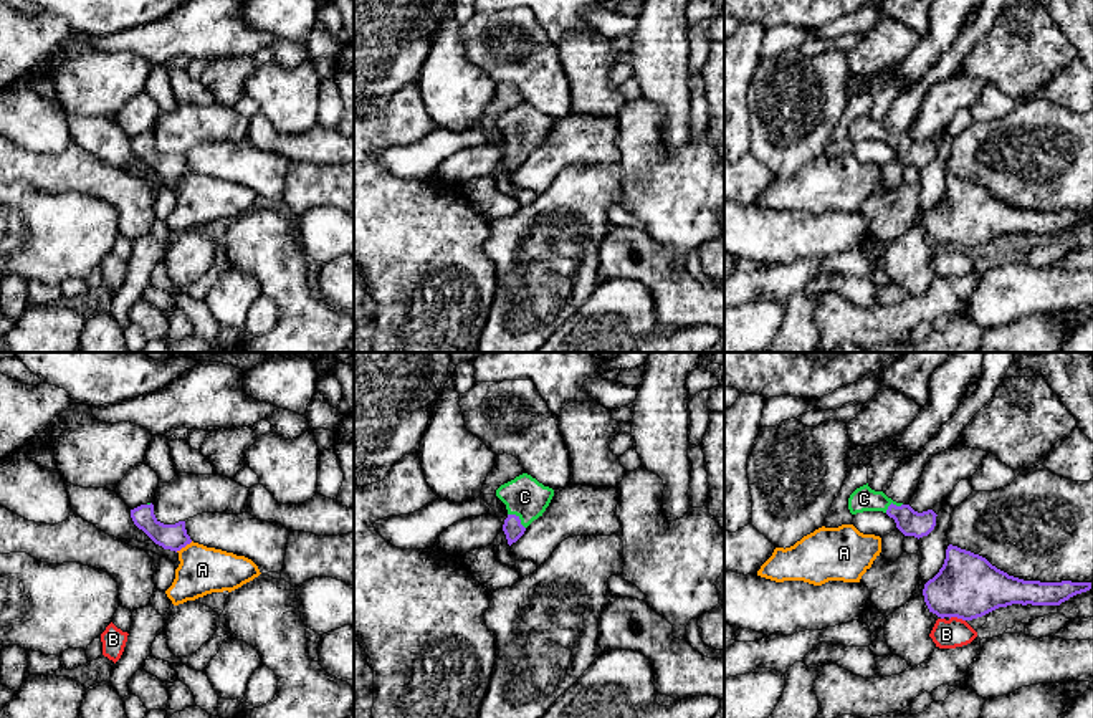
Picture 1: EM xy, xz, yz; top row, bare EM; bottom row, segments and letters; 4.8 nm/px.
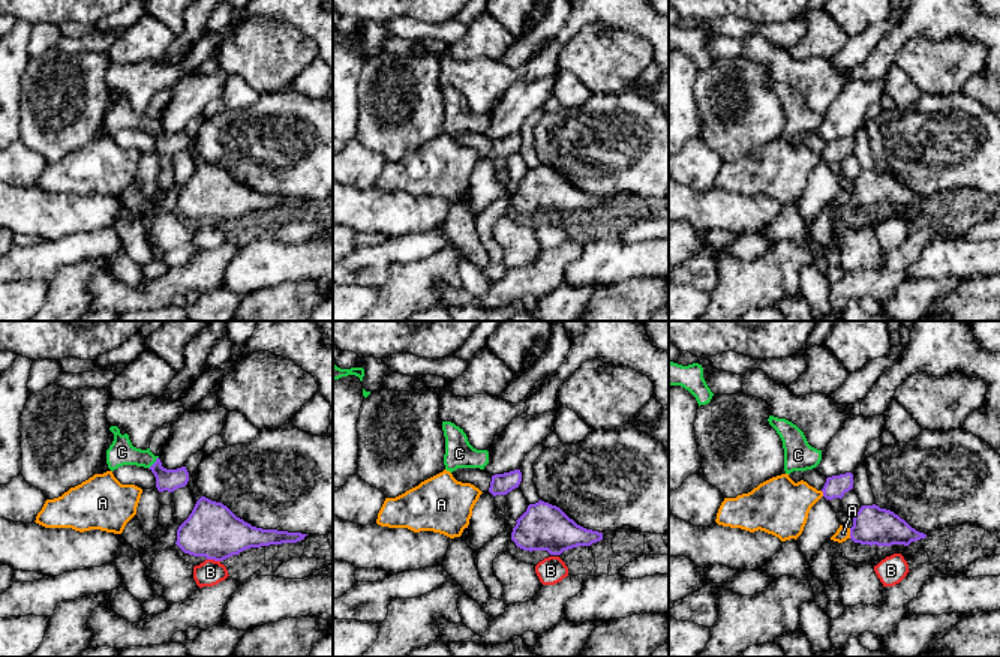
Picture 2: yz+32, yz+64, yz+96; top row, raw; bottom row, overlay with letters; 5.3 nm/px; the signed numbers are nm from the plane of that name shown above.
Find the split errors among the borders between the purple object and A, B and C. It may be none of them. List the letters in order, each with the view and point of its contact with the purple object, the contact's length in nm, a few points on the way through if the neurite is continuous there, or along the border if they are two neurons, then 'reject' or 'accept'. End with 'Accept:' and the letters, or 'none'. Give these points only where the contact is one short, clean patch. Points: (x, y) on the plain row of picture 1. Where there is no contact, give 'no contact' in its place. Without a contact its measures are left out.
A: meets purple in xy at (184, 176); contact 100 nm long; border along xy (192, 171), (176, 181); reject
B: meets purple in yz at (958, 247); contact 80 nm long; border along yz (949, 247), (964, 250); reject
C: meets purple in xz at (518, 148); contact 120 nm long; runs through xz (513, 157), (518, 148), (525, 126); accept
Accept: C

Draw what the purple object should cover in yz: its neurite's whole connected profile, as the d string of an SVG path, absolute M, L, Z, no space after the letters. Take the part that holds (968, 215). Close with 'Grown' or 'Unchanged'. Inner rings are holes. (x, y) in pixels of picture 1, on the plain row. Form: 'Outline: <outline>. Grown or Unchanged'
Outline: M949 174L939 202L924 213L929 242L972 250L1012 233L1060 235L1091 218L1091 212L1024 210L992 195L986 187Z. Unchanged

